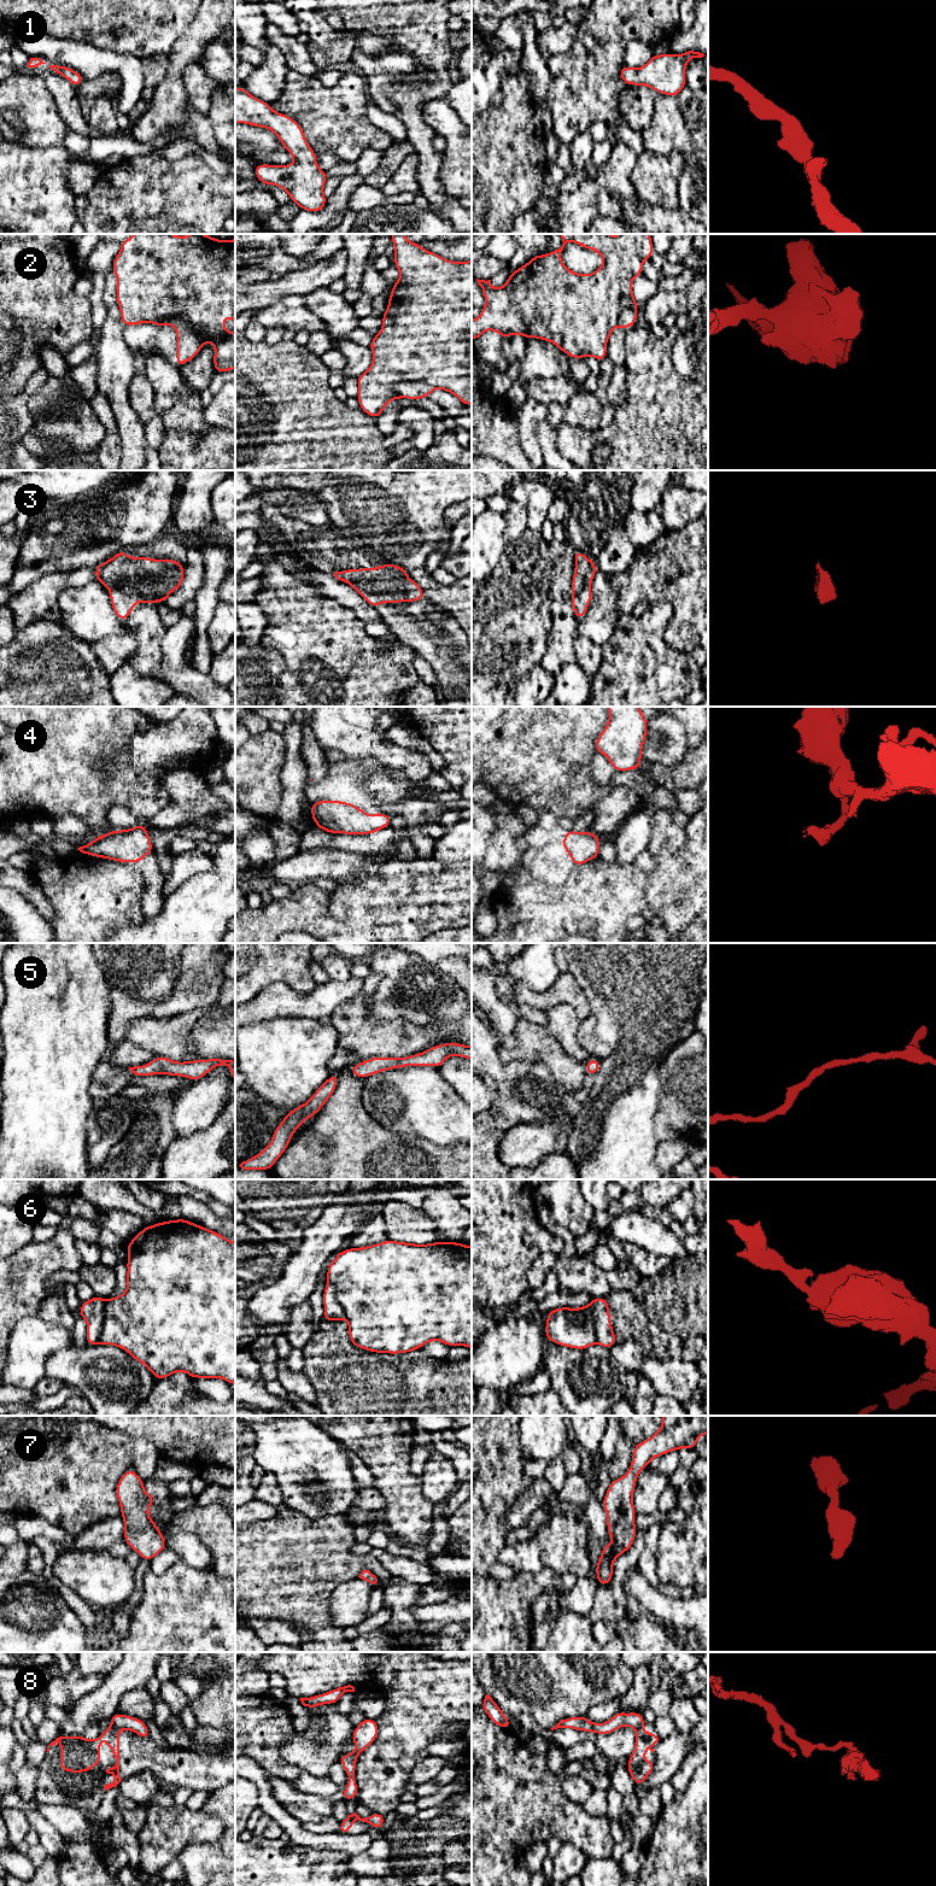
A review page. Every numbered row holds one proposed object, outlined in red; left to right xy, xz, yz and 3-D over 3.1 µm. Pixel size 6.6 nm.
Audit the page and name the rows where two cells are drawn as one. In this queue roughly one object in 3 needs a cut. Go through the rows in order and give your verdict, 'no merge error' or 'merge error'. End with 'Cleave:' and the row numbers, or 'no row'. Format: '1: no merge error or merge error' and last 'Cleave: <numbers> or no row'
1: no merge error
2: merge error
3: no merge error
4: no merge error
5: no merge error
6: merge error
7: no merge error
8: merge error
Cleave: 2, 6, 8

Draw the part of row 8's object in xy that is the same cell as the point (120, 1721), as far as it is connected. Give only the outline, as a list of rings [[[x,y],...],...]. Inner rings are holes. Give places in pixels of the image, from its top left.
[[[116,1712],[109,1721],[111,1726],[118,1729],[131,1730],[145,1739],[148,1739],[151,1736],[146,1723],[136,1717]]]

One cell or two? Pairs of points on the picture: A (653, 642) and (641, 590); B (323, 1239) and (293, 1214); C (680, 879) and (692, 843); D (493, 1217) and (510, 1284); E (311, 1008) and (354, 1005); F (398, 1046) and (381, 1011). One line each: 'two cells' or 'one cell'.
A: two cells
B: two cells
C: two cells
D: one cell
E: two cells
F: two cells

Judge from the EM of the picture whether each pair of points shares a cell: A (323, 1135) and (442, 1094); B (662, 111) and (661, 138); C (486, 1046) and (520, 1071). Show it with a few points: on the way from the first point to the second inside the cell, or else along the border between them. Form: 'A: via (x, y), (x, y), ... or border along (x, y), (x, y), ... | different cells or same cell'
A: border along (362, 1091), (364, 1110), (380, 1125), (397, 1134) | different cells
B: via (662, 117), (662, 132) | same cell
C: via (489, 1056), (503, 1071), (509, 1071) | same cell

